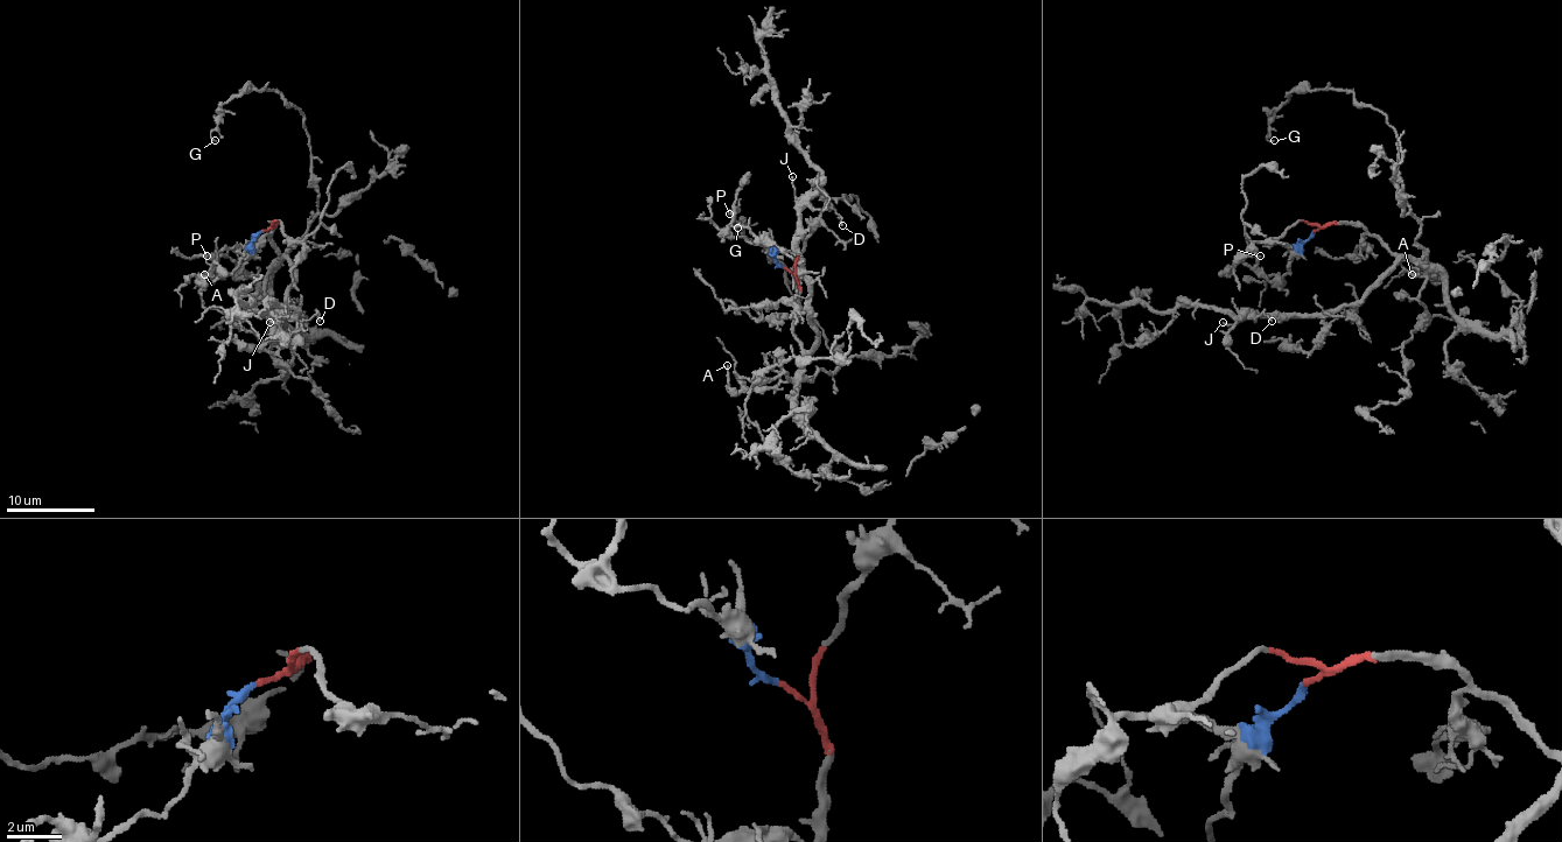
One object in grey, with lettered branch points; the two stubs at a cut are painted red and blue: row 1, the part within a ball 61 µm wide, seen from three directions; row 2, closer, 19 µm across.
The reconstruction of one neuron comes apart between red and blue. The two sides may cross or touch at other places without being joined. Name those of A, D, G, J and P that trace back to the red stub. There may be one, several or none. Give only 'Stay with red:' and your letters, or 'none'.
Stay with red: A, D, G, J

